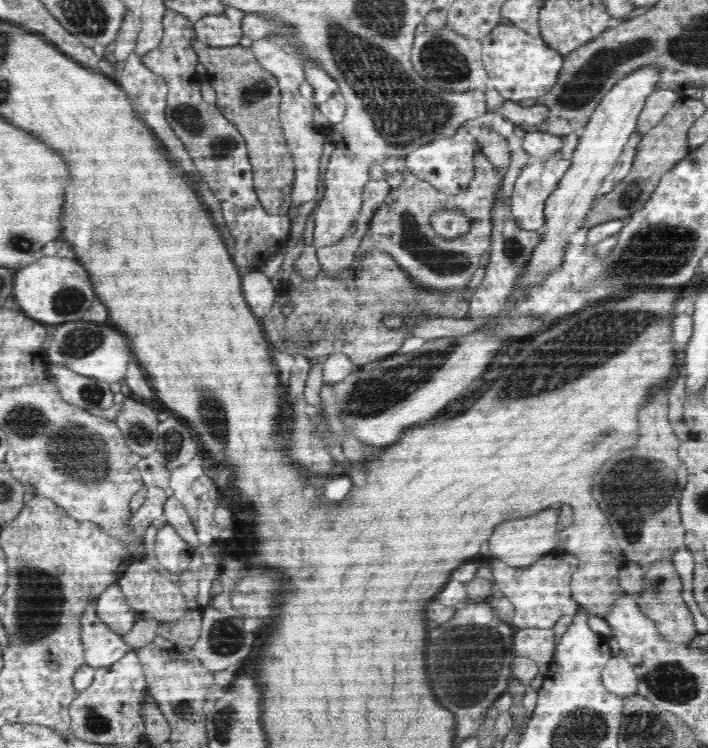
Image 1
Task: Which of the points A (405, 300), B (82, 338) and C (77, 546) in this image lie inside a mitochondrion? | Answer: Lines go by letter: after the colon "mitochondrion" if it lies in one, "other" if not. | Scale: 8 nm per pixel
A: mitochondrion
B: mitochondrion
C: other

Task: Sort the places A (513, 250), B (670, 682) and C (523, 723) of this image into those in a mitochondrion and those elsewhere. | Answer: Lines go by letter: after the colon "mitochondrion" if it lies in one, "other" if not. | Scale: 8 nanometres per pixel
A: mitochondrion
B: mitochondrion
C: other

